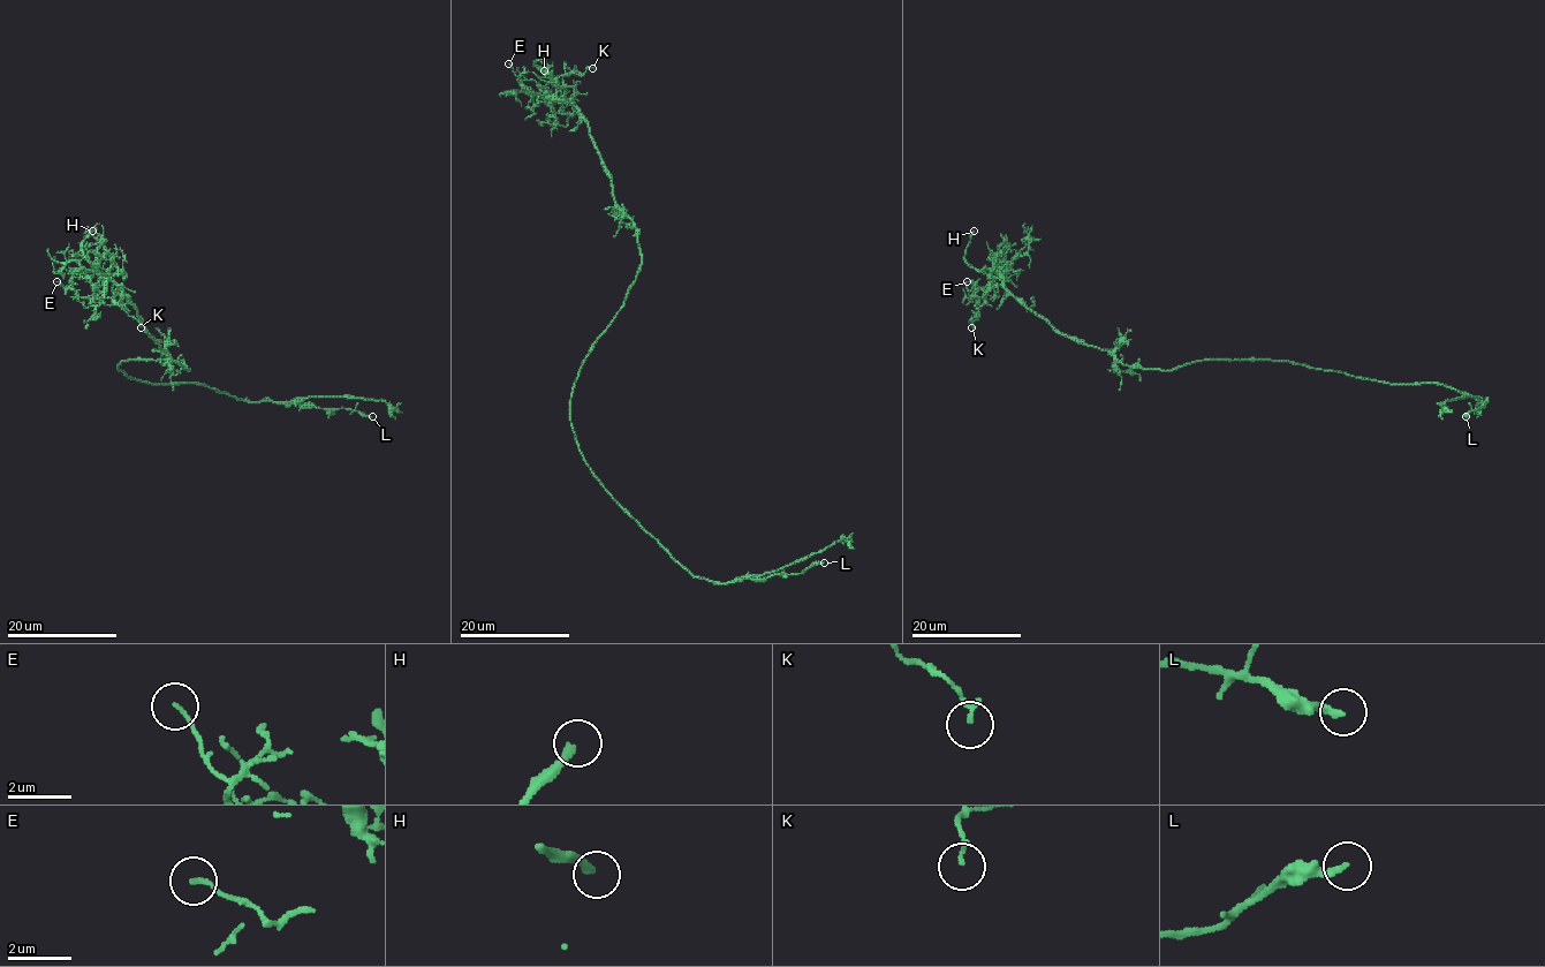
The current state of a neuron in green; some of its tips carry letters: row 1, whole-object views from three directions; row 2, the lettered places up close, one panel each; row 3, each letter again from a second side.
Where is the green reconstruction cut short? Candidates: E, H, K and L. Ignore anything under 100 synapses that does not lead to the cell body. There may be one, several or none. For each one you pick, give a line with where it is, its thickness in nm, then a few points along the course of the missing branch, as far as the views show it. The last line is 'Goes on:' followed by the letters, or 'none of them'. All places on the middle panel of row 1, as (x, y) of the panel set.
H: place (544, 70); calibre 220 nm; course (544, 70), (584, 69), (596, 77), (604, 72), (599, 55), (575, 34)
Goes on: H

